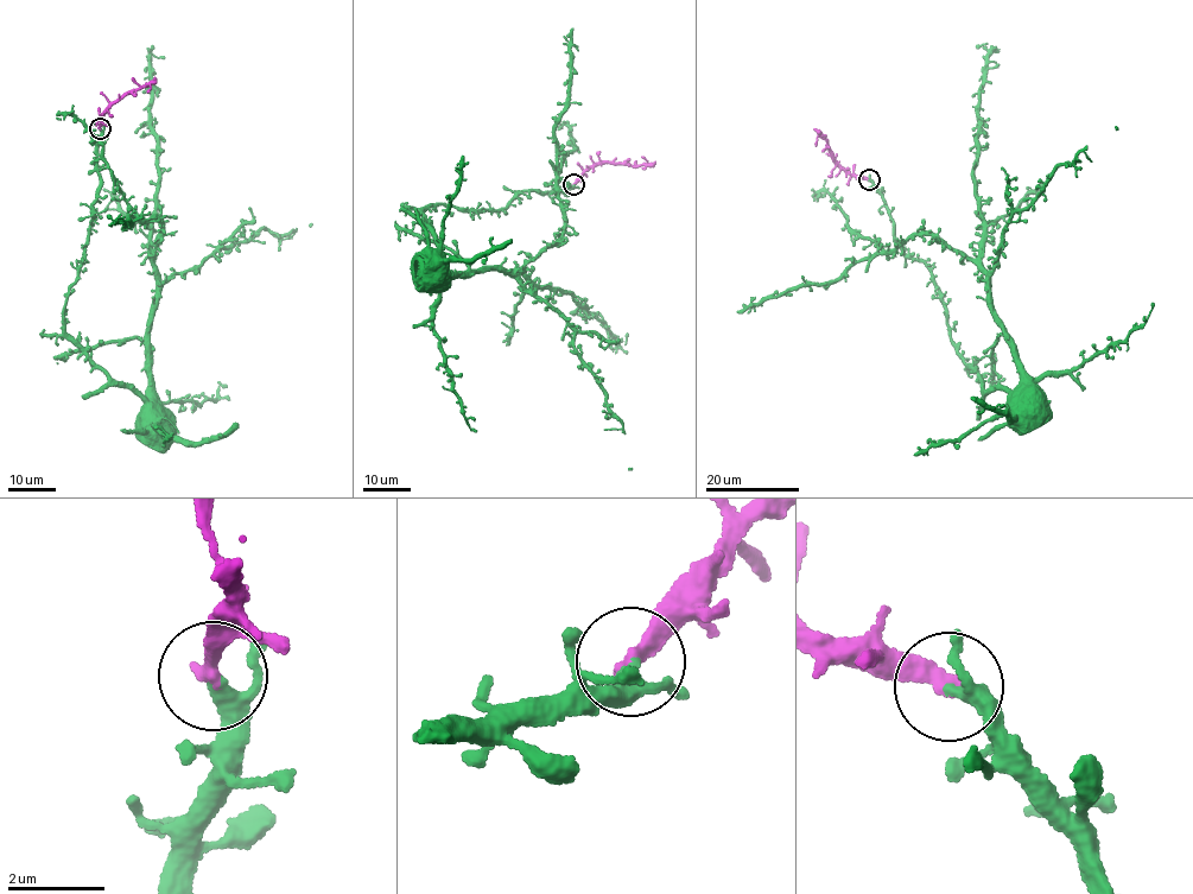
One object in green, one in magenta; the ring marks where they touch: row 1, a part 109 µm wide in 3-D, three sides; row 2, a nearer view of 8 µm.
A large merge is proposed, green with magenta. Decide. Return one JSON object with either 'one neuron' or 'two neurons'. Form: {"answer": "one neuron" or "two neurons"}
{"answer": "one neuron"}

